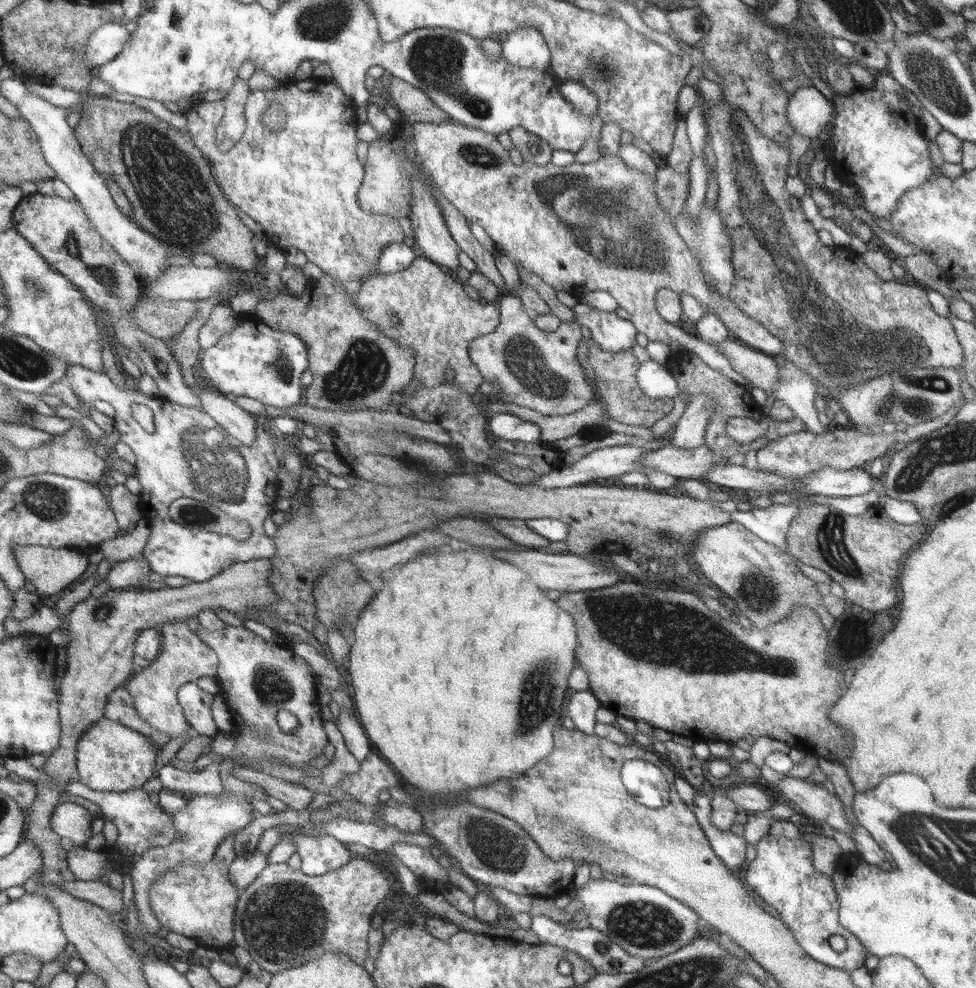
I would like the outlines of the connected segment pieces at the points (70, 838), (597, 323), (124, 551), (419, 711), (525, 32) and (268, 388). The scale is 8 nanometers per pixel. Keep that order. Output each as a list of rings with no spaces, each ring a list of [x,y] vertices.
[[[64,802],[56,806],[51,817],[51,828],[64,839],[67,846],[86,850],[88,842],[93,838],[94,820],[94,816],[84,806]]]
[[[581,302],[571,309],[576,315],[576,322],[589,329],[594,342],[604,351],[615,353],[632,349],[637,344],[636,328],[616,313],[603,312]]]
[[[142,517],[134,526],[132,533],[128,532],[122,536],[116,535],[116,538],[108,539],[98,550],[109,560],[110,568],[112,568],[117,562],[122,562],[144,552],[150,533],[152,533],[152,526],[149,526],[147,520]]]
[[[466,545],[461,546],[464,550],[456,550],[452,554],[448,554],[450,550],[446,548],[426,550],[381,578],[382,588],[353,626],[354,644],[350,645],[348,664],[348,682],[354,688],[352,697],[357,720],[362,724],[371,746],[408,781],[407,786],[414,785],[427,799],[436,802],[458,799],[472,788],[522,775],[522,772],[532,768],[536,762],[546,758],[550,750],[555,750],[552,732],[555,732],[558,722],[562,722],[560,712],[568,692],[568,676],[576,664],[574,652],[579,646],[578,623],[575,617],[560,608],[556,601],[550,600],[544,590],[532,586],[531,576],[516,565],[490,555],[492,549],[476,547],[466,550]]]
[[[520,27],[520,30],[516,30],[502,39],[501,44],[503,46],[502,58],[506,59],[508,63],[541,71],[544,71],[551,66],[550,46],[536,27]]]
[[[257,315],[250,318],[238,316],[239,322],[231,332],[226,332],[214,346],[202,351],[197,371],[202,373],[214,388],[229,397],[248,396],[254,398],[262,404],[274,406],[276,408],[288,408],[298,405],[305,386],[302,386],[302,374],[310,368],[310,353],[307,344],[302,337],[295,333],[283,332],[282,330],[271,328],[265,324]]]

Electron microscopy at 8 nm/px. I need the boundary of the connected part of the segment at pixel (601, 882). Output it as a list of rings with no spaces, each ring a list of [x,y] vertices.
[[[590,879],[578,887],[576,899],[586,913],[590,927],[607,933],[610,940],[626,949],[632,956],[651,959],[677,952],[700,936],[702,918],[688,904],[676,900],[663,889],[652,885],[624,884],[619,879]]]

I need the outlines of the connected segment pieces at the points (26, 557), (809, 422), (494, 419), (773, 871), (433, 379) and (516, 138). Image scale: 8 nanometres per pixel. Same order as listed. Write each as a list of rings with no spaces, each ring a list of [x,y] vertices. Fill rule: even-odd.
[[[16,546],[15,564],[18,565],[20,575],[30,580],[36,587],[36,595],[44,597],[57,597],[63,588],[74,582],[78,576],[84,574],[88,568],[88,554],[75,551],[74,549],[39,547],[39,546]]]
[[[784,362],[781,370],[781,380],[774,385],[775,400],[784,402],[788,408],[794,411],[797,419],[804,422],[807,431],[814,434],[826,434],[828,429],[820,424],[818,420],[818,409],[816,409],[816,396],[823,393],[816,378],[809,376],[792,362]]]
[[[512,413],[489,416],[487,431],[503,440],[534,444],[542,442],[542,430],[538,424]]]
[[[769,833],[755,845],[756,858],[748,864],[746,878],[756,889],[762,901],[778,911],[778,917],[795,934],[808,956],[822,964],[831,965],[843,971],[860,968],[866,961],[867,948],[859,937],[854,936],[839,922],[839,895],[834,889],[831,875],[822,874],[812,866],[812,850],[804,840],[775,838]],[[842,936],[846,939],[846,949],[842,952],[832,949],[828,939]]]
[[[425,256],[416,257],[408,268],[400,272],[376,273],[364,279],[364,282],[359,285],[350,286],[349,291],[355,306],[368,321],[376,325],[385,336],[398,340],[404,347],[412,348],[416,356],[416,369],[415,378],[411,380],[410,385],[426,388],[458,385],[466,391],[466,396],[473,396],[478,390],[478,384],[482,382],[482,374],[471,360],[470,344],[482,336],[497,331],[499,308],[492,306],[492,303],[490,306],[482,306],[480,302],[466,296],[460,282],[456,282],[435,261],[428,260]],[[448,369],[452,369],[455,373],[451,384],[449,384],[449,376],[444,376],[444,371]]]
[[[520,126],[512,128],[508,132],[508,136],[510,136],[514,148],[522,153],[524,162],[536,165],[550,163],[553,148],[536,134],[532,134],[532,132],[528,132],[526,128]]]

